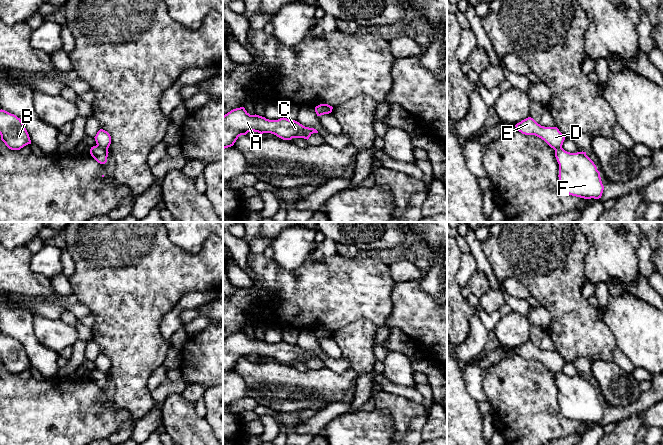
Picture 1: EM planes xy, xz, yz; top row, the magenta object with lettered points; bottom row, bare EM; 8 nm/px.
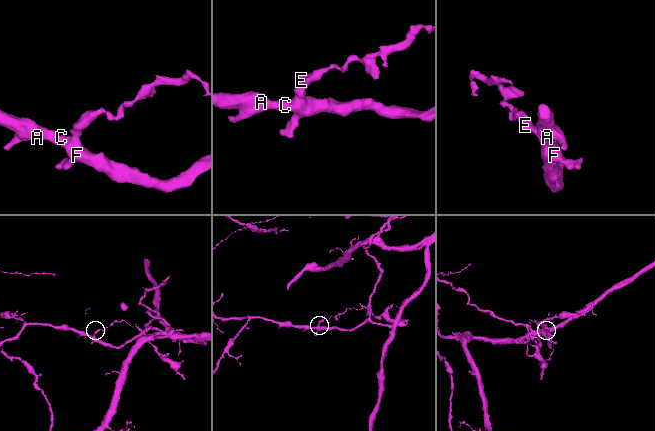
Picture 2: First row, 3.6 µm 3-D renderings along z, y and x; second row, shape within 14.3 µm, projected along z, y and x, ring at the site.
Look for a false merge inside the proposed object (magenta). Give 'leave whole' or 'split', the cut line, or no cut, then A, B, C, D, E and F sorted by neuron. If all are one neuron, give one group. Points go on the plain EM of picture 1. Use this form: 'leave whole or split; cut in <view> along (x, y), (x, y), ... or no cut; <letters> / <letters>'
split; cut in xy along (97, 368), (107, 374); A B C F / D E

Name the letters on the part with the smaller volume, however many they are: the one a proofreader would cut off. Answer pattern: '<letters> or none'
D, E

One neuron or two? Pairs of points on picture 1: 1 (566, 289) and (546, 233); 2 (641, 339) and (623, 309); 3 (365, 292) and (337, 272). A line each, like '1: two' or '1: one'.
1: one
2: one
3: one

